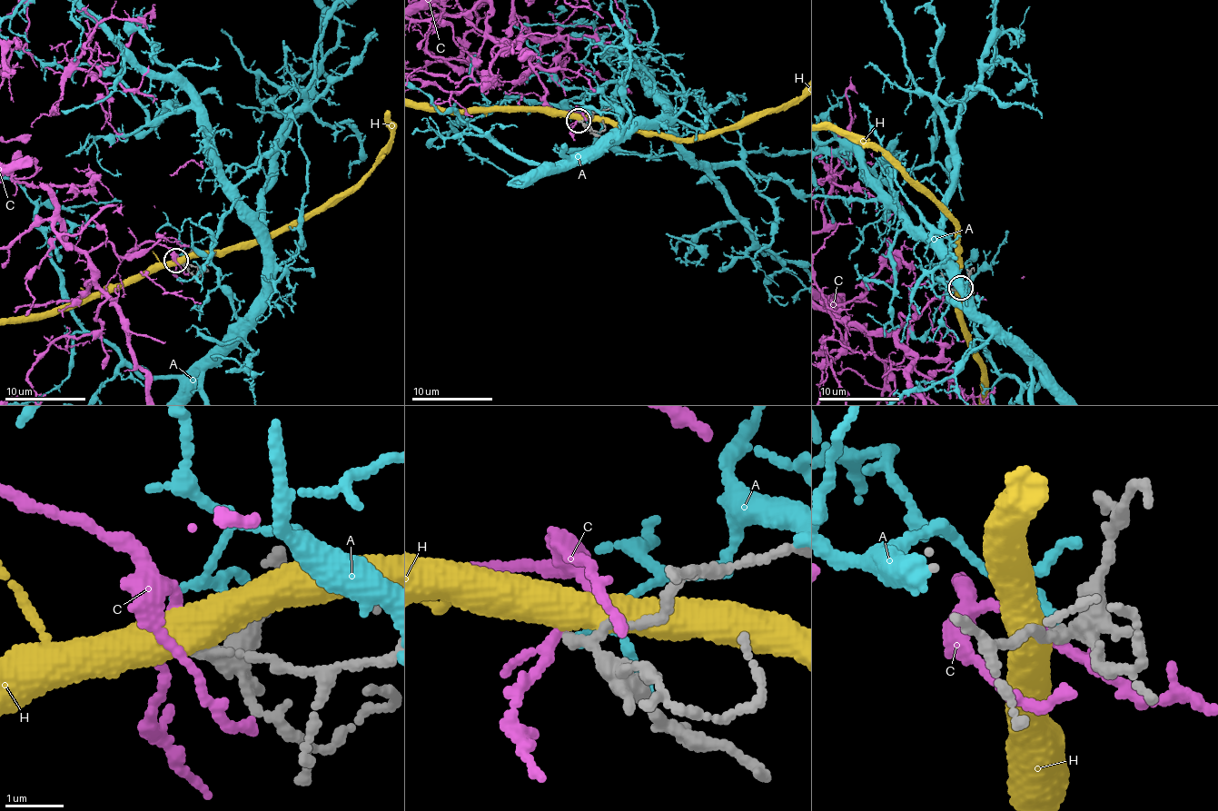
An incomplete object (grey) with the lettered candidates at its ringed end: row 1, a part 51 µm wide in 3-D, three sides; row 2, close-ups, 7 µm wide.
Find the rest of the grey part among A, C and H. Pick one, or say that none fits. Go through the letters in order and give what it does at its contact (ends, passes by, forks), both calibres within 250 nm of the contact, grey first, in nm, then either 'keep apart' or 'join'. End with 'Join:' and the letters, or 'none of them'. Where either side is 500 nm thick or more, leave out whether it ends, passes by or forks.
A: it ends; calibres 150 and 130 nm; keep apart
C: it forks; calibres 110 and 120 nm; keep apart
H: calibres 200 and 550 nm; keep apart
Join: none of them

